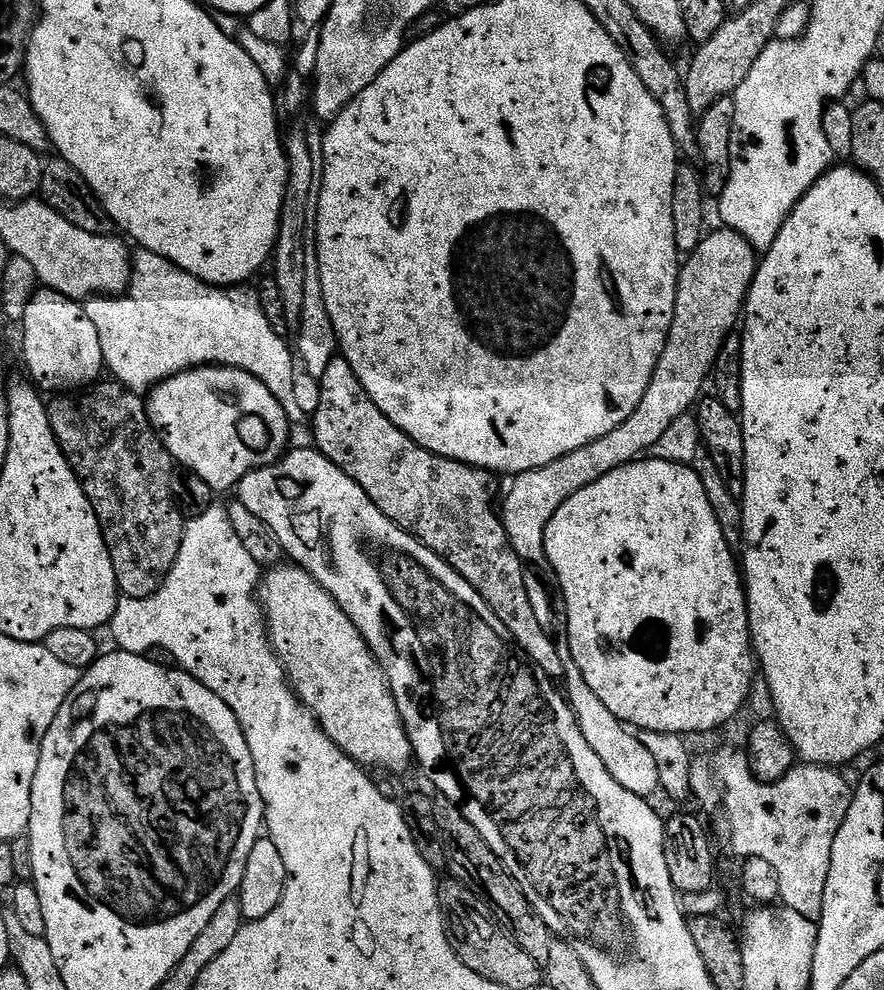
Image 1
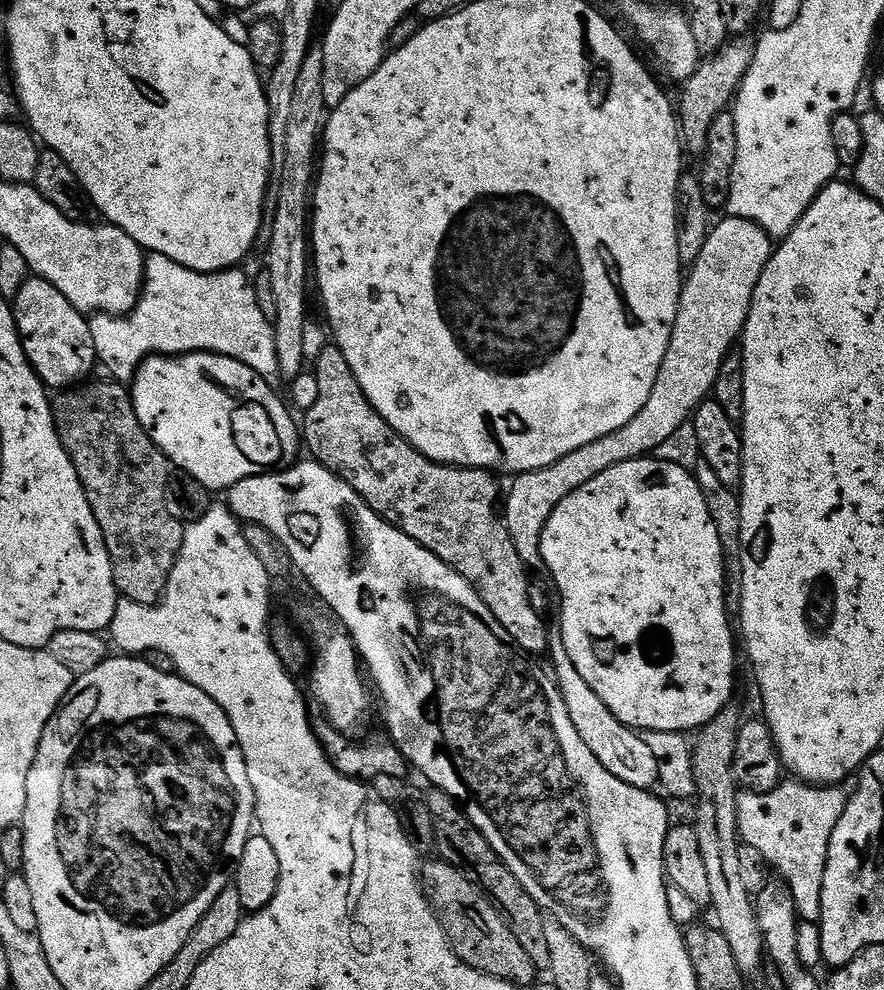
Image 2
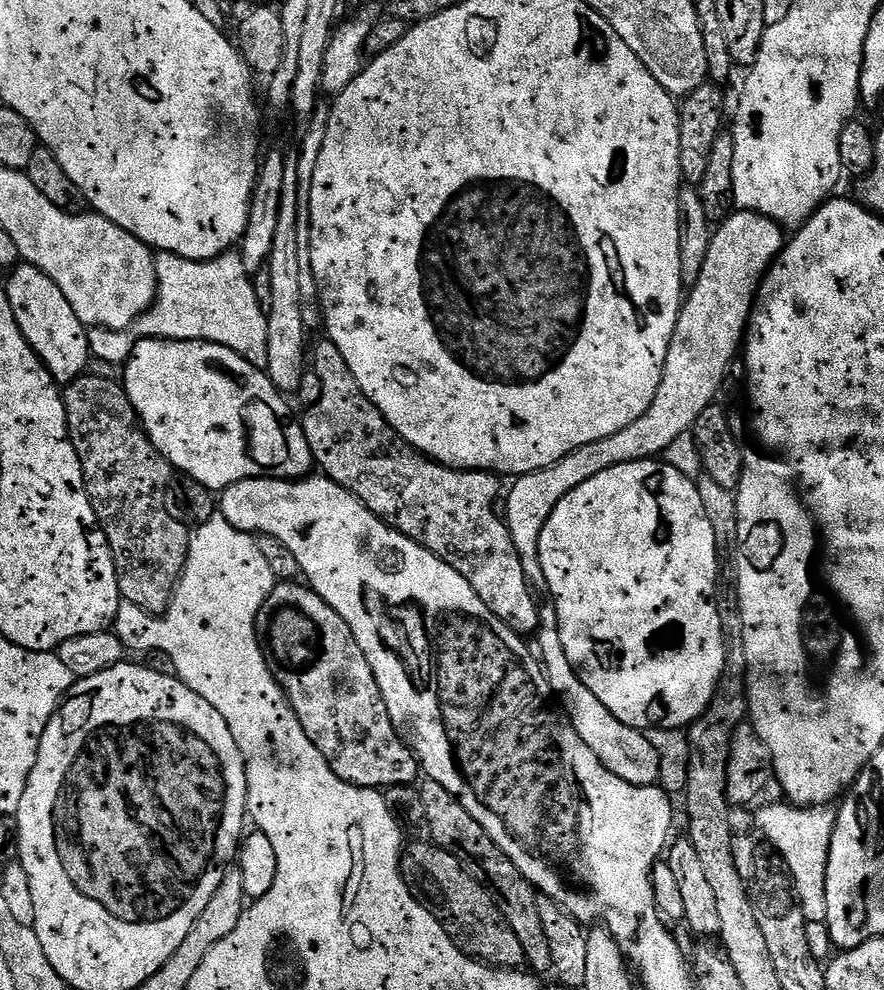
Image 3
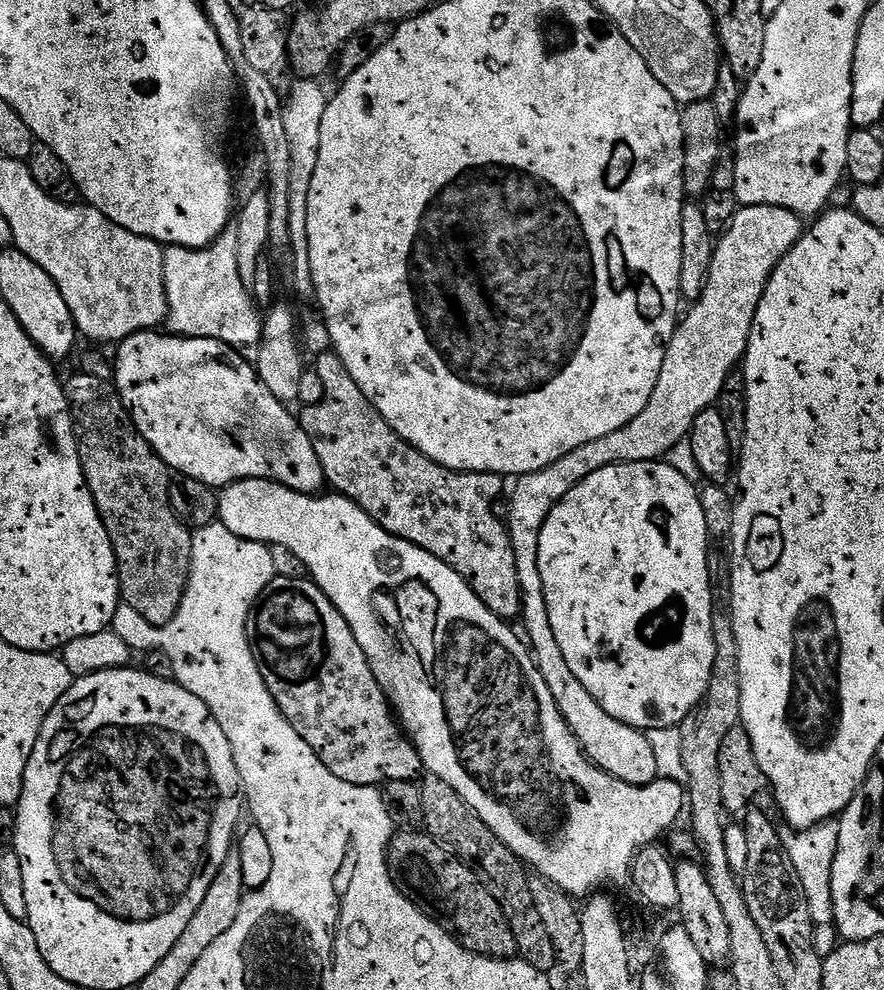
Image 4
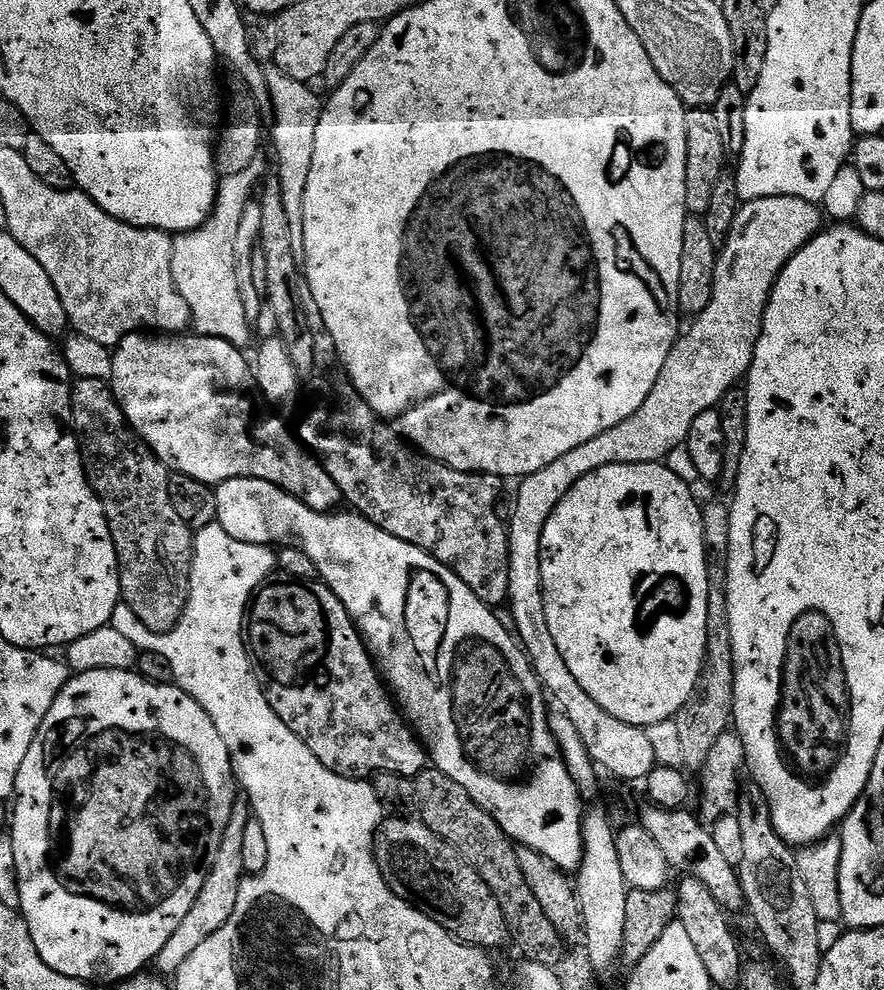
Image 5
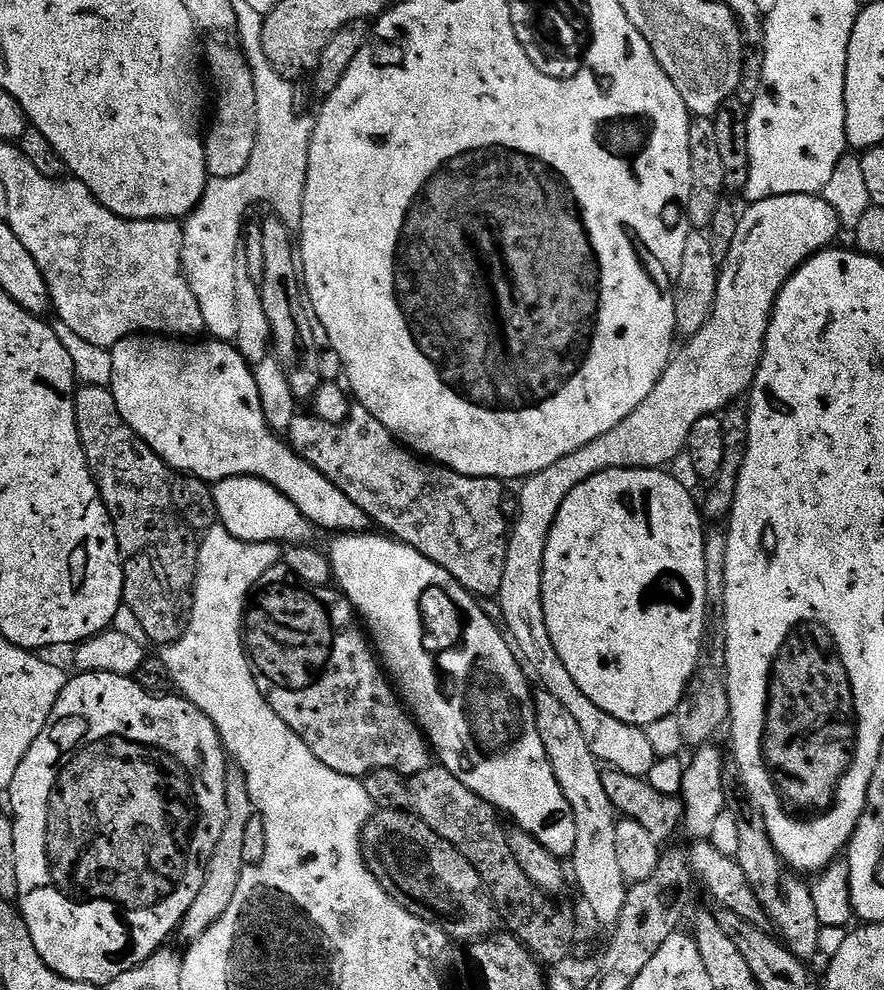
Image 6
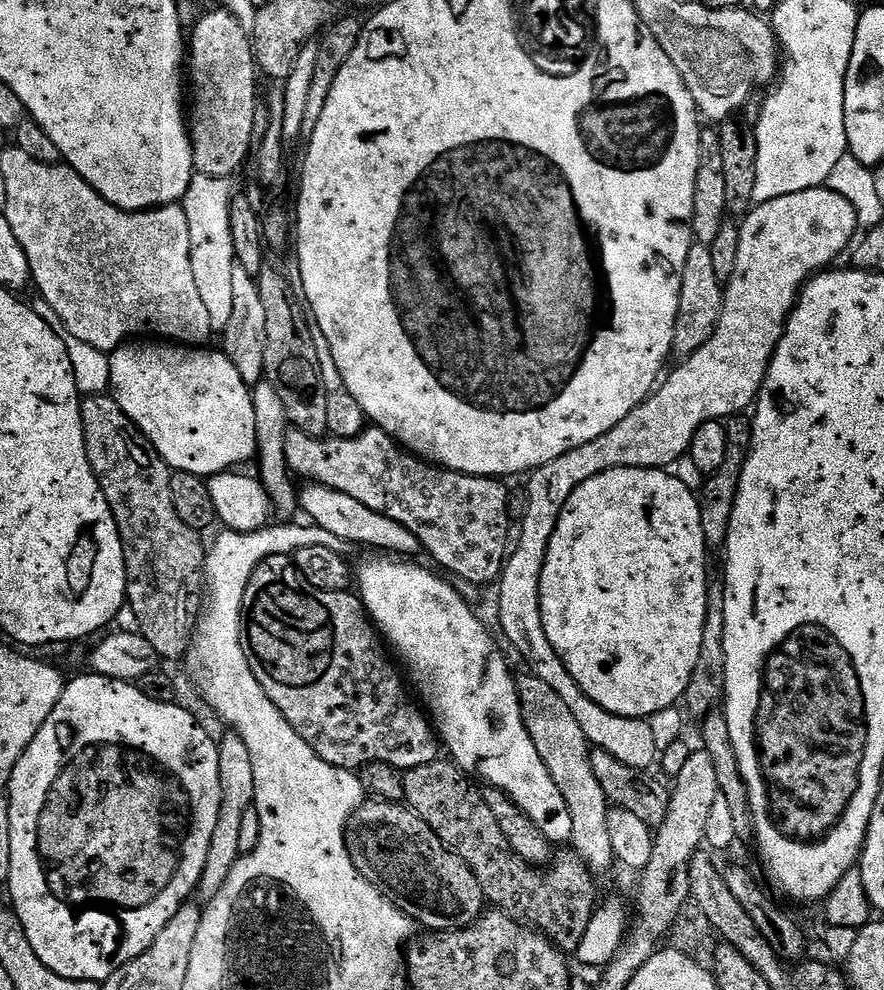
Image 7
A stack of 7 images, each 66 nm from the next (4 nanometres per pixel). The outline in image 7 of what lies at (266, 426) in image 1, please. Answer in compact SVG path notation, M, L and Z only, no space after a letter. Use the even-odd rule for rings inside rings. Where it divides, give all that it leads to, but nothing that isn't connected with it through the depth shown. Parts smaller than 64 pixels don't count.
M125 342L114 349L108 358L110 362L110 388L118 406L132 420L133 424L144 433L144 437L156 448L157 454L168 463L169 468L177 472L189 472L195 476L210 477L220 472L227 472L237 466L244 466L256 454L256 427L254 426L254 402L249 385L245 384L242 374L238 374L238 366L230 362L230 358L223 350L211 352L208 346L185 346L175 342ZM305 483L298 492L298 508L301 513L309 516L315 527L327 530L328 533L342 538L346 542L354 542L361 549L377 548L377 553L391 554L396 558L412 558L415 552L421 551L418 538L410 534L404 526L394 522L392 518L386 518L370 506L362 506L362 502L354 502L350 494L342 494L338 490L330 490L321 484Z

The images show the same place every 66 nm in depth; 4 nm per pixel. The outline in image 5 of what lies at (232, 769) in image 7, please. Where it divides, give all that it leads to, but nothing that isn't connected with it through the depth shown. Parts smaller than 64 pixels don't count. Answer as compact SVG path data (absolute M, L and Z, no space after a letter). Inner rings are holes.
M237 798L232 807L230 822L222 834L214 866L210 866L210 874L206 874L206 886L202 886L194 906L190 906L190 914L182 918L178 930L174 930L174 934L170 937L170 942L166 942L166 946L162 946L162 950L156 955L154 968L157 973L175 974L182 966L182 962L186 962L186 958L190 958L190 954L194 954L194 950L198 950L198 946L202 946L202 942L210 938L210 934L218 934L218 930L222 930L222 926L230 922L230 914L234 914L234 906L238 902L240 884L246 875L242 866L242 845L248 819L250 819L250 805L247 799Z

